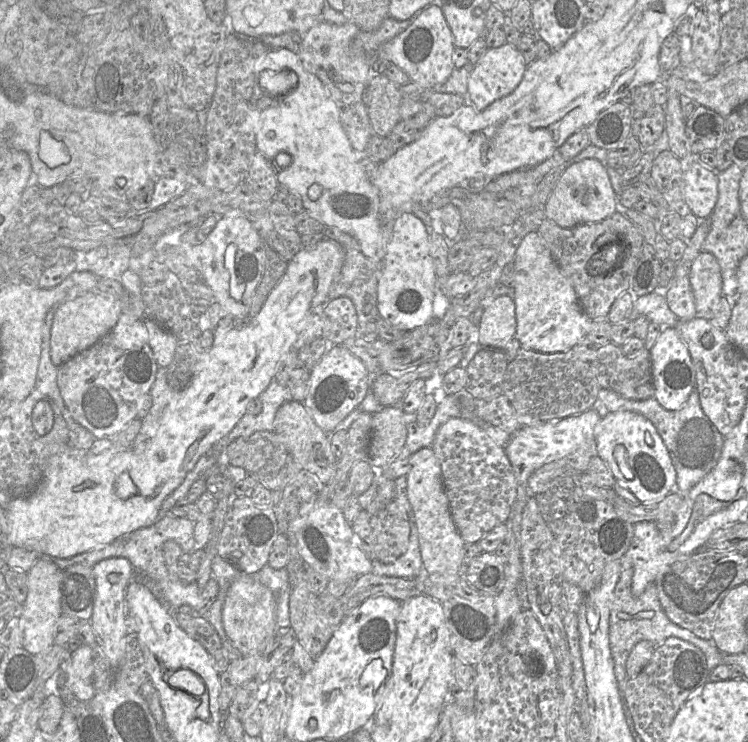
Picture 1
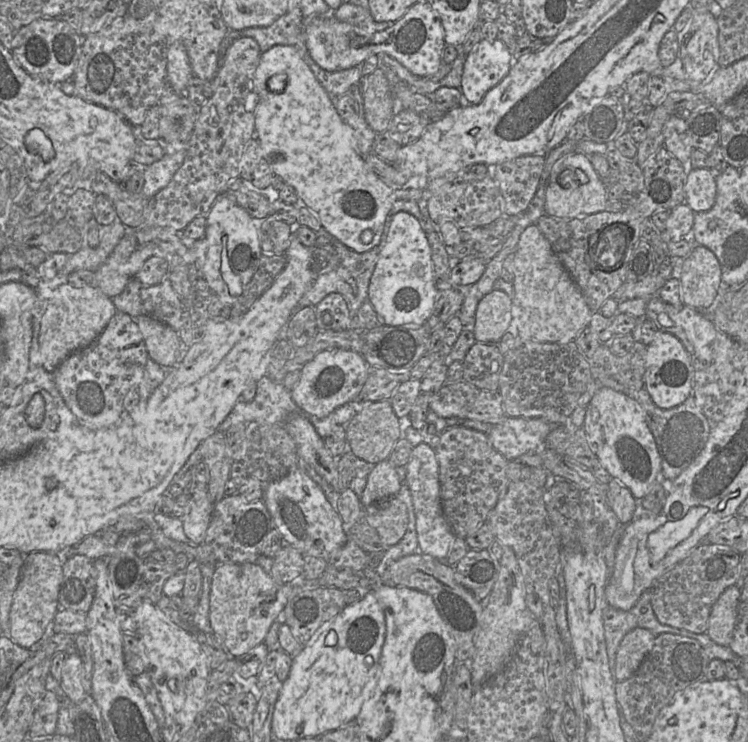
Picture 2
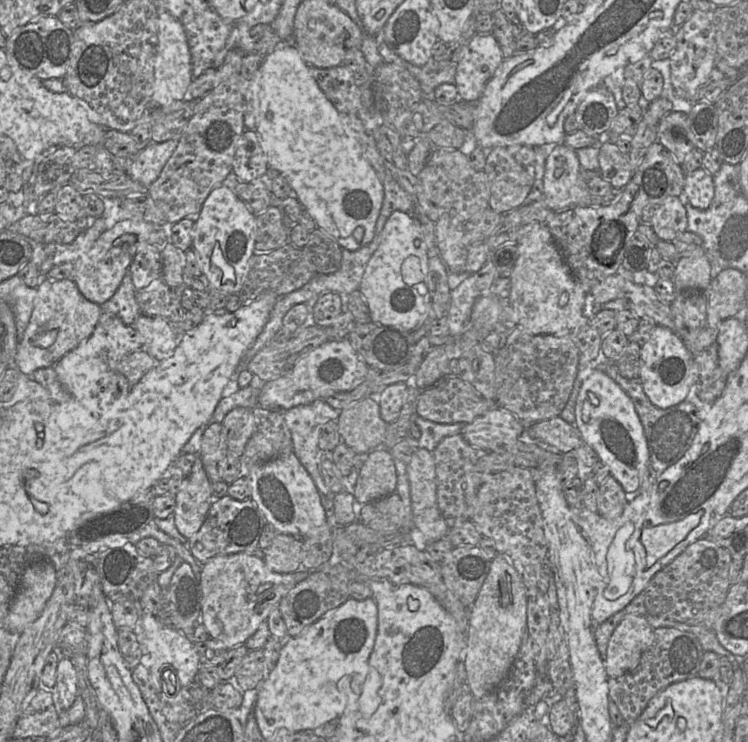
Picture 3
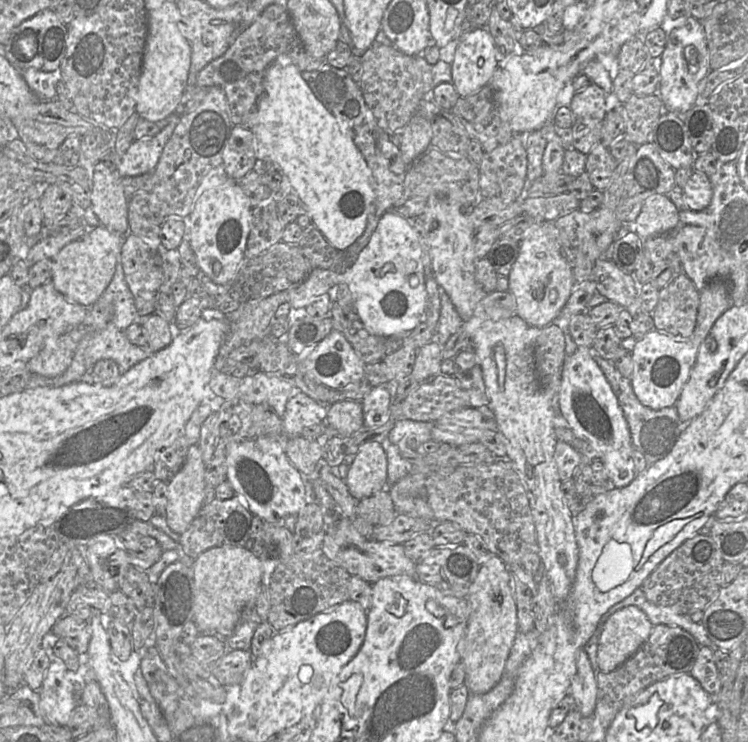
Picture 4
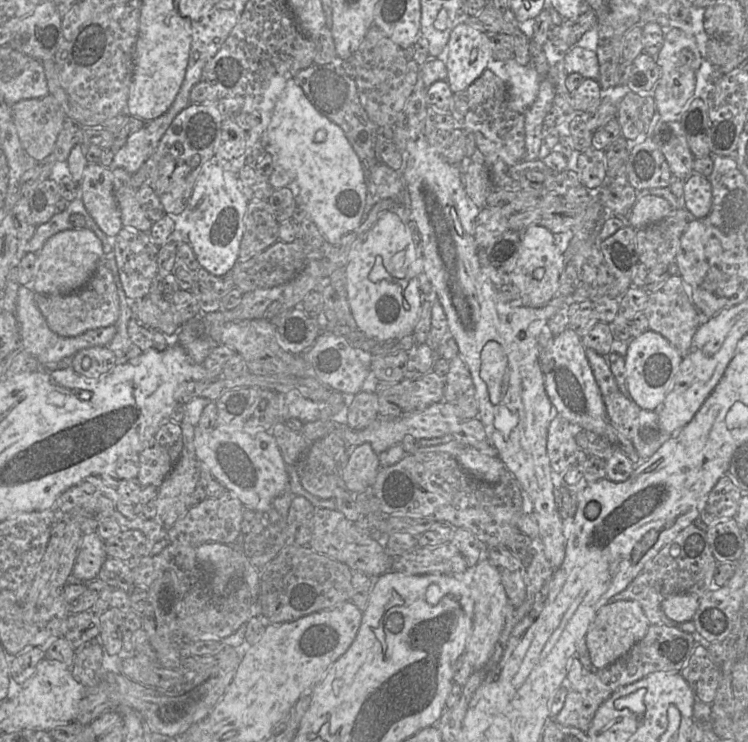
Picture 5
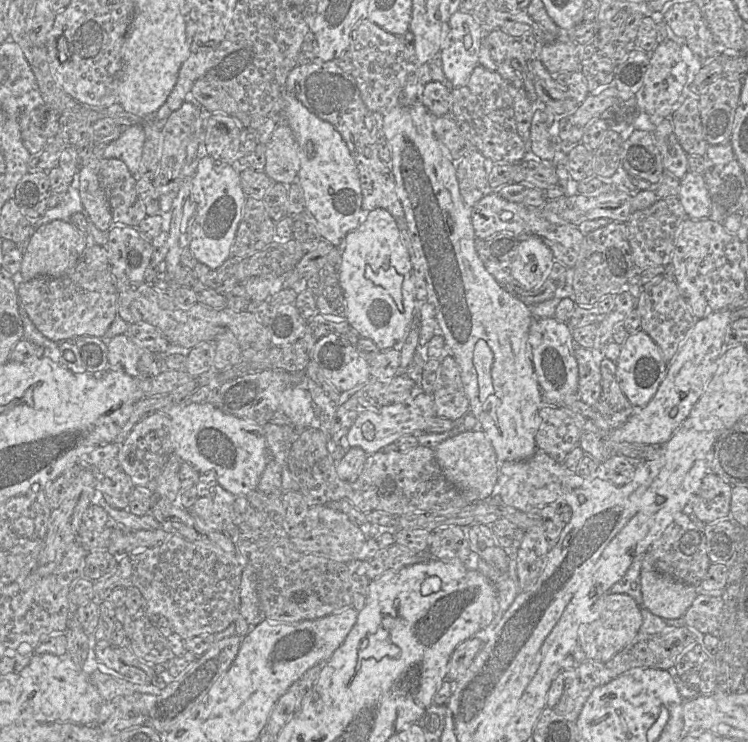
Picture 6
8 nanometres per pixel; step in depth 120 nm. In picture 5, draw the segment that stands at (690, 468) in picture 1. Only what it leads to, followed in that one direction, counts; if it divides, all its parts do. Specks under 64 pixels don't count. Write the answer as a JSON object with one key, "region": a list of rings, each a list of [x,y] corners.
{"region":[[[586,348],[585,354],[599,386],[611,424],[630,439],[640,459],[650,458],[671,437],[670,433],[660,427],[658,411],[642,409],[629,396],[621,392],[605,356],[591,348]]]}

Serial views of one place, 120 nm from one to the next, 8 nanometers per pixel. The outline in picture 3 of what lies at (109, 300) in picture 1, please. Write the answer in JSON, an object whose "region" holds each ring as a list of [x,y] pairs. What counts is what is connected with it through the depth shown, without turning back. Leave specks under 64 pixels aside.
{"region":[[[43,278],[36,290],[33,311],[19,337],[13,360],[13,366],[27,375],[39,368],[53,367],[61,357],[93,333],[102,316],[100,305],[88,301],[72,280]]]}

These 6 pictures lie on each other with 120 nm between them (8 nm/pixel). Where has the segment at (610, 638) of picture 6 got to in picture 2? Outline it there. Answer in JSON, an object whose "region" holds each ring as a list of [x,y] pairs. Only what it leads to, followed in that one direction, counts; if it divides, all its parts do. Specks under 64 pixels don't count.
{"region":[[[634,628],[621,640],[616,653],[614,678],[631,677],[651,651],[655,635],[645,628]]]}

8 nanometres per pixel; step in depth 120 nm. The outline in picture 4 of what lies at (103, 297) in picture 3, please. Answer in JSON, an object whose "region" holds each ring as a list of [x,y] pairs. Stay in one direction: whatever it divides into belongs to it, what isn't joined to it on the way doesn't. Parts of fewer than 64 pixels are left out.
{"region":[[[102,225],[95,227],[83,238],[70,242],[52,260],[51,283],[71,302],[90,307],[95,304],[109,286],[118,262],[124,236],[117,235]]]}

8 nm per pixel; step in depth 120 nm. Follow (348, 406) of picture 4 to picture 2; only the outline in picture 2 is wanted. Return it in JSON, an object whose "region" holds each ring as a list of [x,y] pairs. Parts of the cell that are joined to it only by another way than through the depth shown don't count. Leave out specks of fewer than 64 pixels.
{"region":[[[389,400],[362,403],[361,409],[345,425],[345,430],[348,450],[356,457],[372,464],[387,460],[395,443],[403,436],[399,418]]]}

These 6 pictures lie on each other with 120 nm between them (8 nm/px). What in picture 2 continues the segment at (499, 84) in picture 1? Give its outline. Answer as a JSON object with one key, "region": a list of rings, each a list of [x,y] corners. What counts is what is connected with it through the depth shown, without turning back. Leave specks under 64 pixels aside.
{"region":[[[481,39],[465,56],[460,91],[472,104],[479,104],[485,94],[500,83],[509,73],[514,62],[513,54],[502,41]]]}

